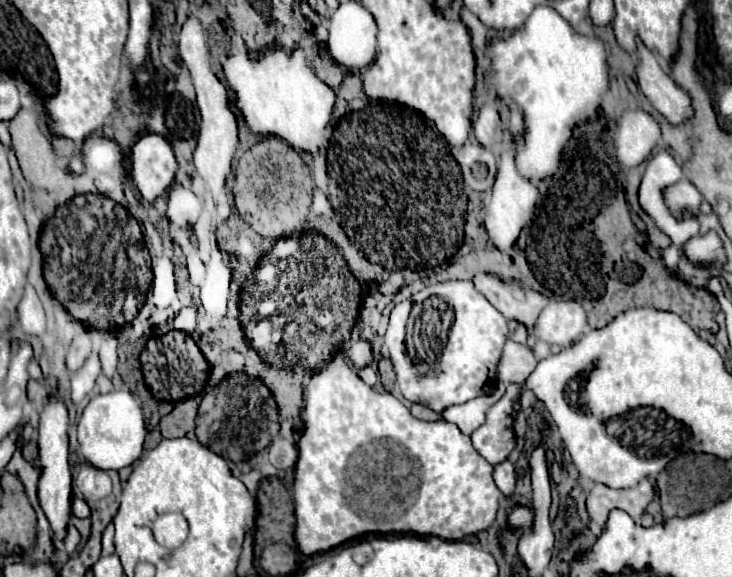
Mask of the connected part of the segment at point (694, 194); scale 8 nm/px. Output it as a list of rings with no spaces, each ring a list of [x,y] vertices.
[[[686,179],[678,181],[678,185],[670,185],[670,189],[666,189],[666,193],[662,193],[662,197],[666,197],[666,207],[678,219],[686,211],[692,211],[694,217],[700,215],[702,195],[698,195],[698,189],[690,181],[686,181]]]

